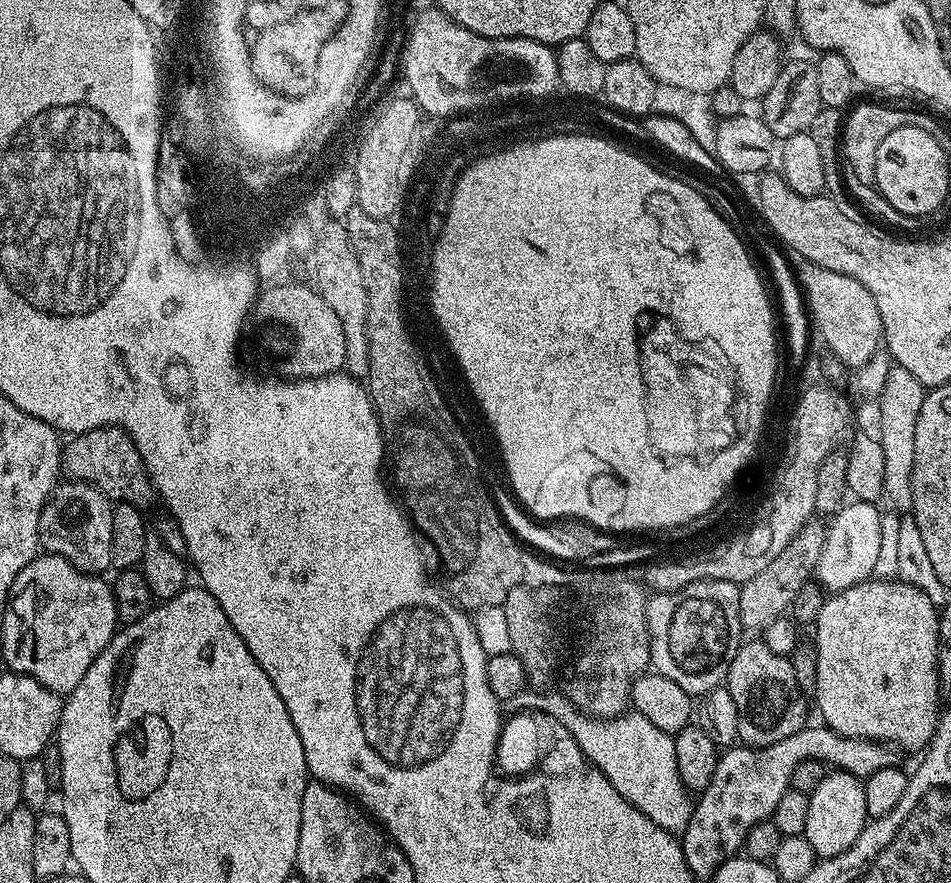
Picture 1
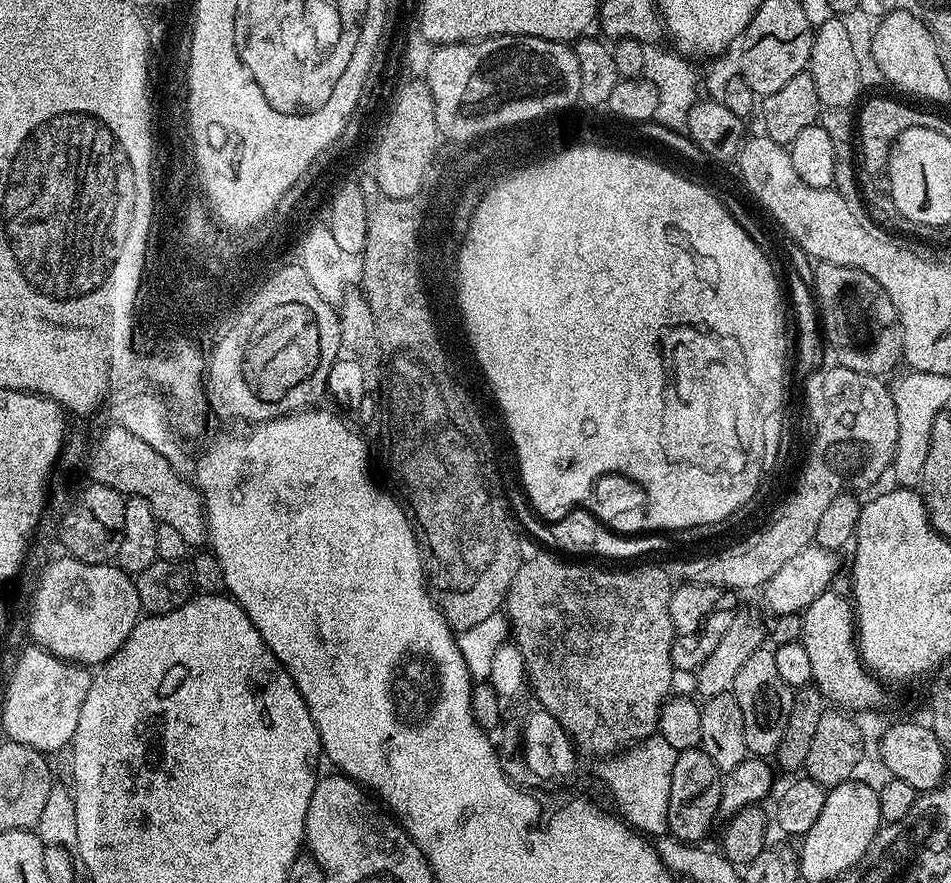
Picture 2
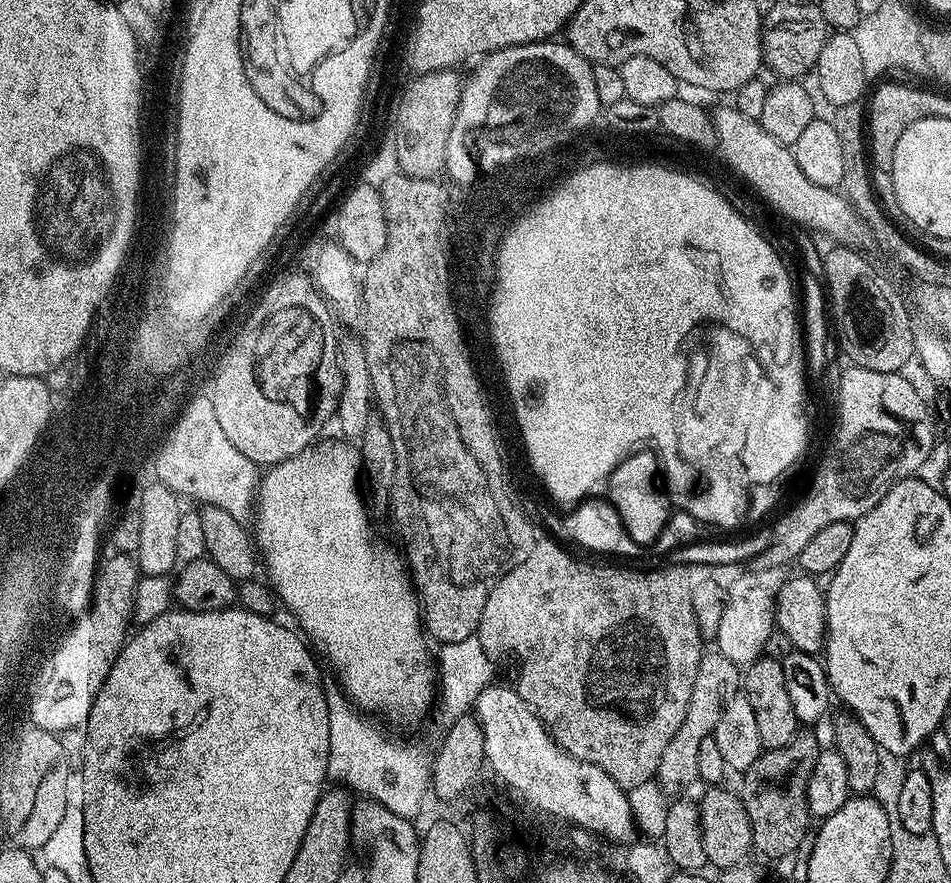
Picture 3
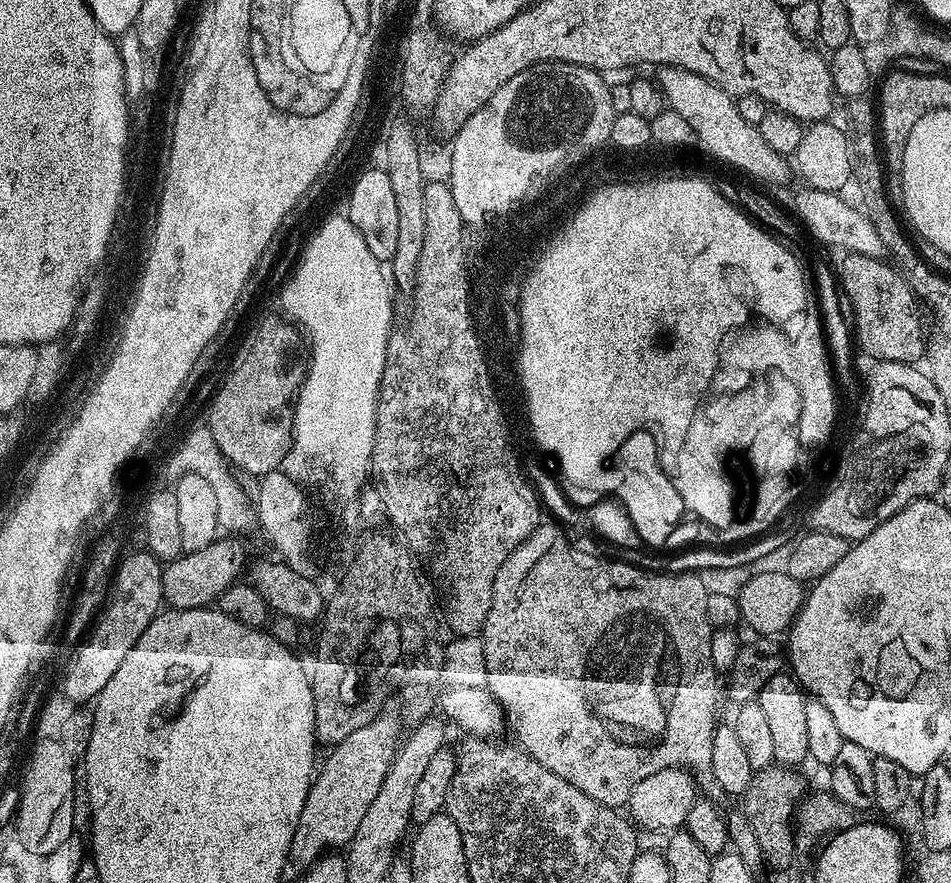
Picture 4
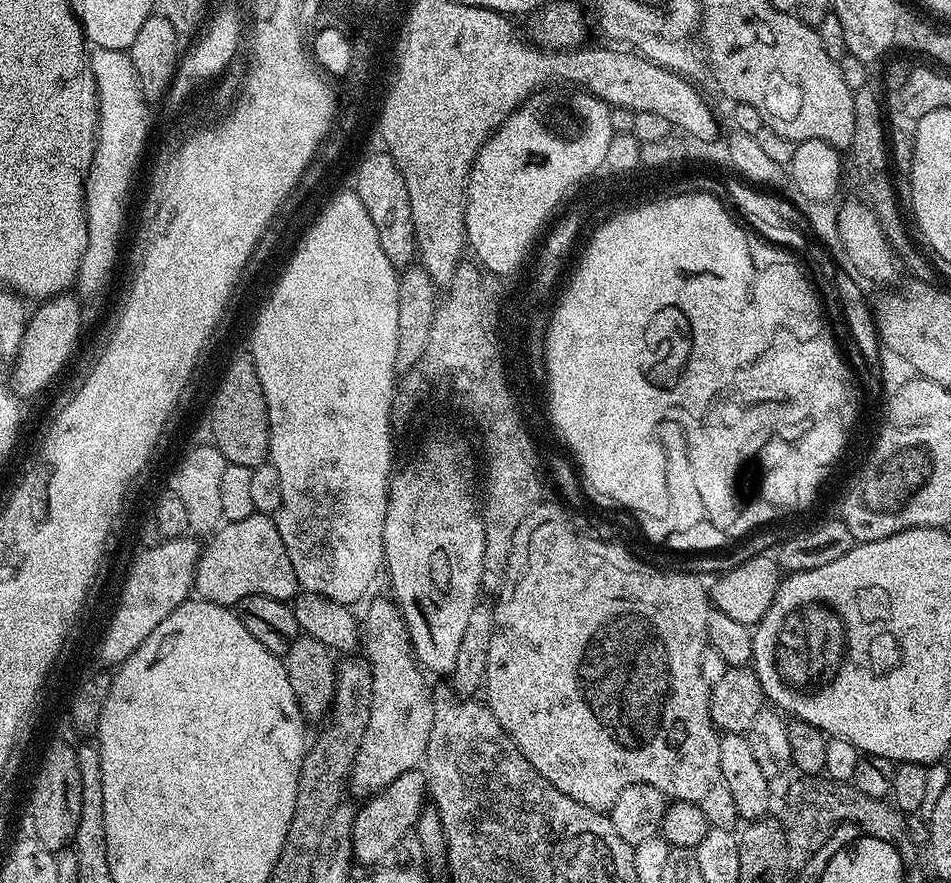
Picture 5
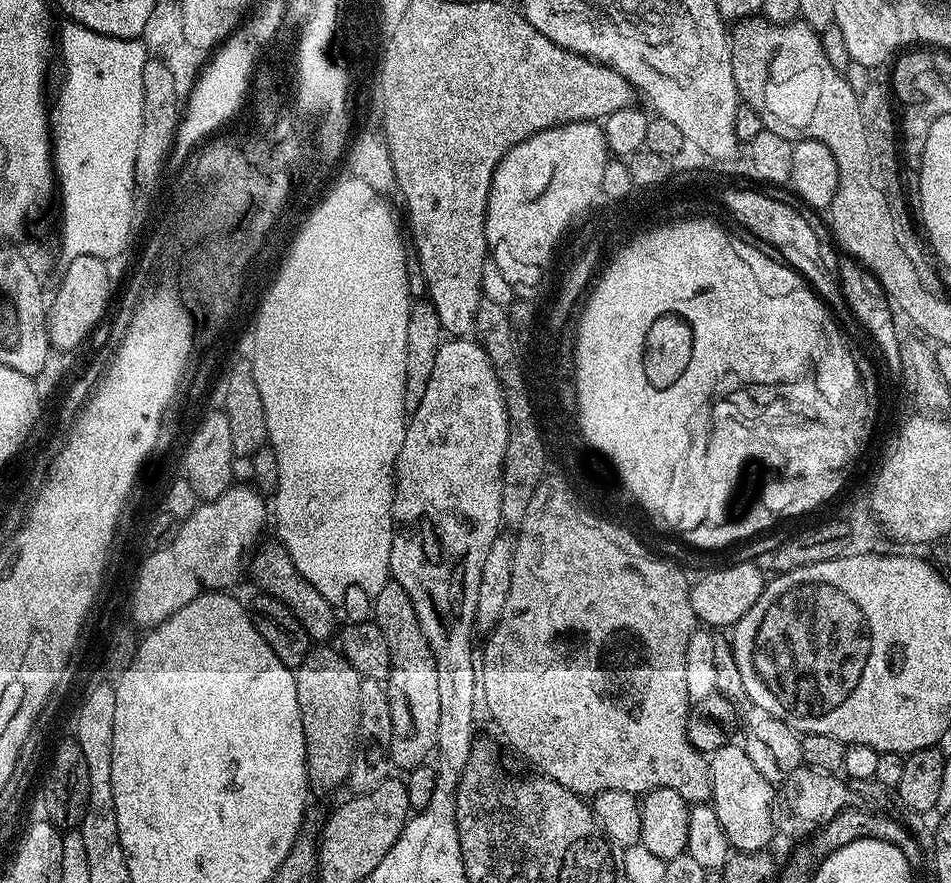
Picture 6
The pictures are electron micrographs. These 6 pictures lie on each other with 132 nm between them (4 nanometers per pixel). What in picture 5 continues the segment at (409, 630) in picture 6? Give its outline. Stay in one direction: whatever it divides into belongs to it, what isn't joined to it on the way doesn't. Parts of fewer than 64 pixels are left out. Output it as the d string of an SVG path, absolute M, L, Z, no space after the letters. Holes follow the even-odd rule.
M387 595L375 596L367 601L369 604L364 616L362 612L362 652L368 655L366 663L372 670L370 722L366 726L366 734L362 734L362 746L358 746L358 754L354 758L350 773L350 788L362 796L361 798L368 798L380 792L390 786L390 782L394 782L398 774L406 774L406 770L420 768L425 763L430 730L436 717L436 704L434 699L432 700L431 690L428 689L429 677L412 651L412 639L408 636L408 627L400 612L400 605Z

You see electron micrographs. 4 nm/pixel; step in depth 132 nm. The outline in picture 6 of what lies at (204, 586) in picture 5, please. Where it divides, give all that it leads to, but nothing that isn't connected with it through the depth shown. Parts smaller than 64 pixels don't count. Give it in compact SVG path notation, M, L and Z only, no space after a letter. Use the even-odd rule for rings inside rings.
M273 542L269 548L263 548L261 547L250 560L250 572L252 568L252 576L256 579L257 586L260 587L257 589L261 593L282 601L292 611L294 618L302 622L302 626L308 632L309 641L328 642L332 635L333 639L338 632L338 627L336 628L338 612L334 605L326 602L326 598L322 598L322 594L318 594L318 590L314 590L314 586L310 586L310 582L306 582L302 574L298 574L298 566L294 566L290 554L284 547Z

